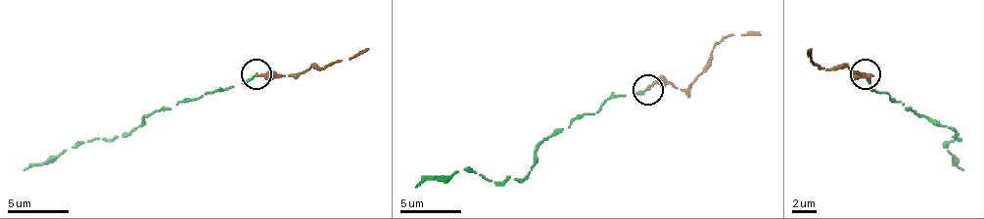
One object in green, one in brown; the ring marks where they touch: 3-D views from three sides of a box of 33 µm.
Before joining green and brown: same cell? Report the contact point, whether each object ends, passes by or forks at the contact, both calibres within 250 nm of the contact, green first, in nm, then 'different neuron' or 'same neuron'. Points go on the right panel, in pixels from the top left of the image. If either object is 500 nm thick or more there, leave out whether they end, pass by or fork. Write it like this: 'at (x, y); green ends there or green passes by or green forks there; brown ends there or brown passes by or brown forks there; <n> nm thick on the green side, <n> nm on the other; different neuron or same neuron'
at (866, 74); green ends there; brown ends there; 260 nm thick on the green side, 280 nm on the other; same neuron

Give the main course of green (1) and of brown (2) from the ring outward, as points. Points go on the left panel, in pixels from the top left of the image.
1: (256, 75), (243, 84), (218, 87), (164, 109), (130, 133), (75, 145), (23, 169)
2: (256, 75), (295, 75), (310, 65), (322, 68), (368, 48)

